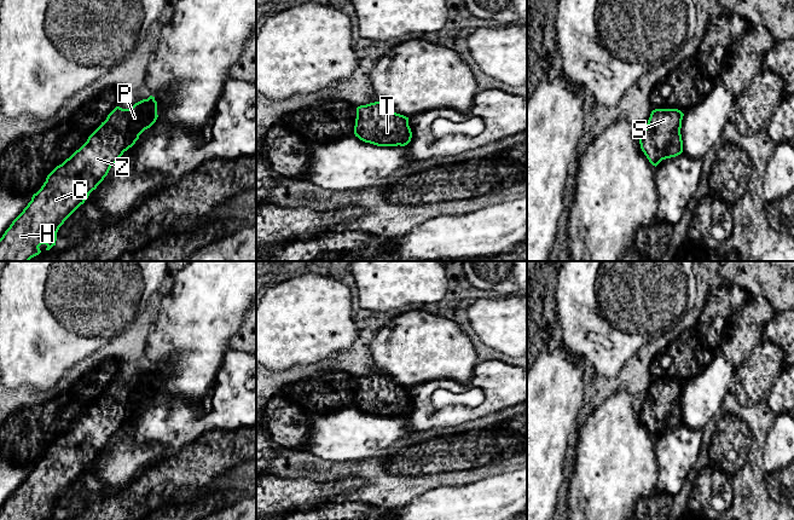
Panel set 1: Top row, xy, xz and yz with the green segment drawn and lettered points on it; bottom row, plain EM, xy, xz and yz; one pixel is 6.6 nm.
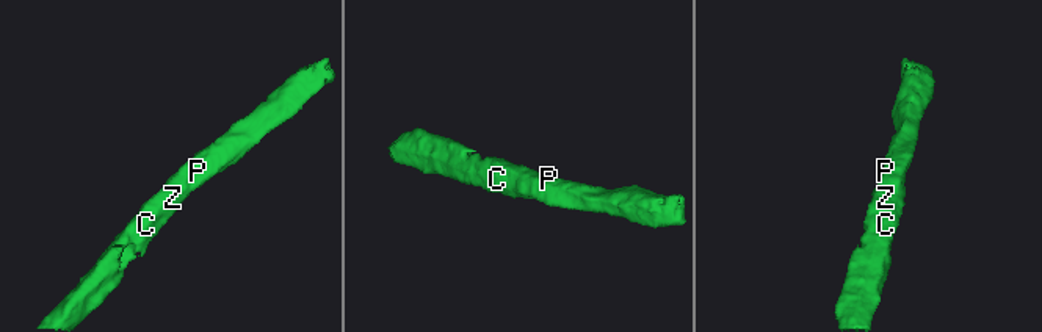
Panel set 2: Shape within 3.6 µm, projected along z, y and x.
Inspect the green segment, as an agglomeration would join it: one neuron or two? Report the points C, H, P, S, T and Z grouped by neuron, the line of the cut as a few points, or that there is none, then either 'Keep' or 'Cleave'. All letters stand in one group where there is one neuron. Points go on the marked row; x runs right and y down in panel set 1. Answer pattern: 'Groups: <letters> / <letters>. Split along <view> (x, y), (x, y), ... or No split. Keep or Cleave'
Groups: C H P S T Z. No split. Keep

